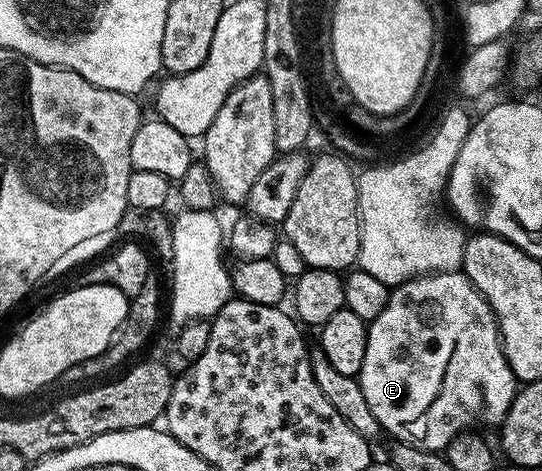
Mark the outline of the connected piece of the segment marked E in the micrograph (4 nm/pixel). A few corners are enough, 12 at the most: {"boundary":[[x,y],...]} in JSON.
{"boundary":[[462,271],[391,290],[360,382],[387,436],[445,452],[520,390]]}

